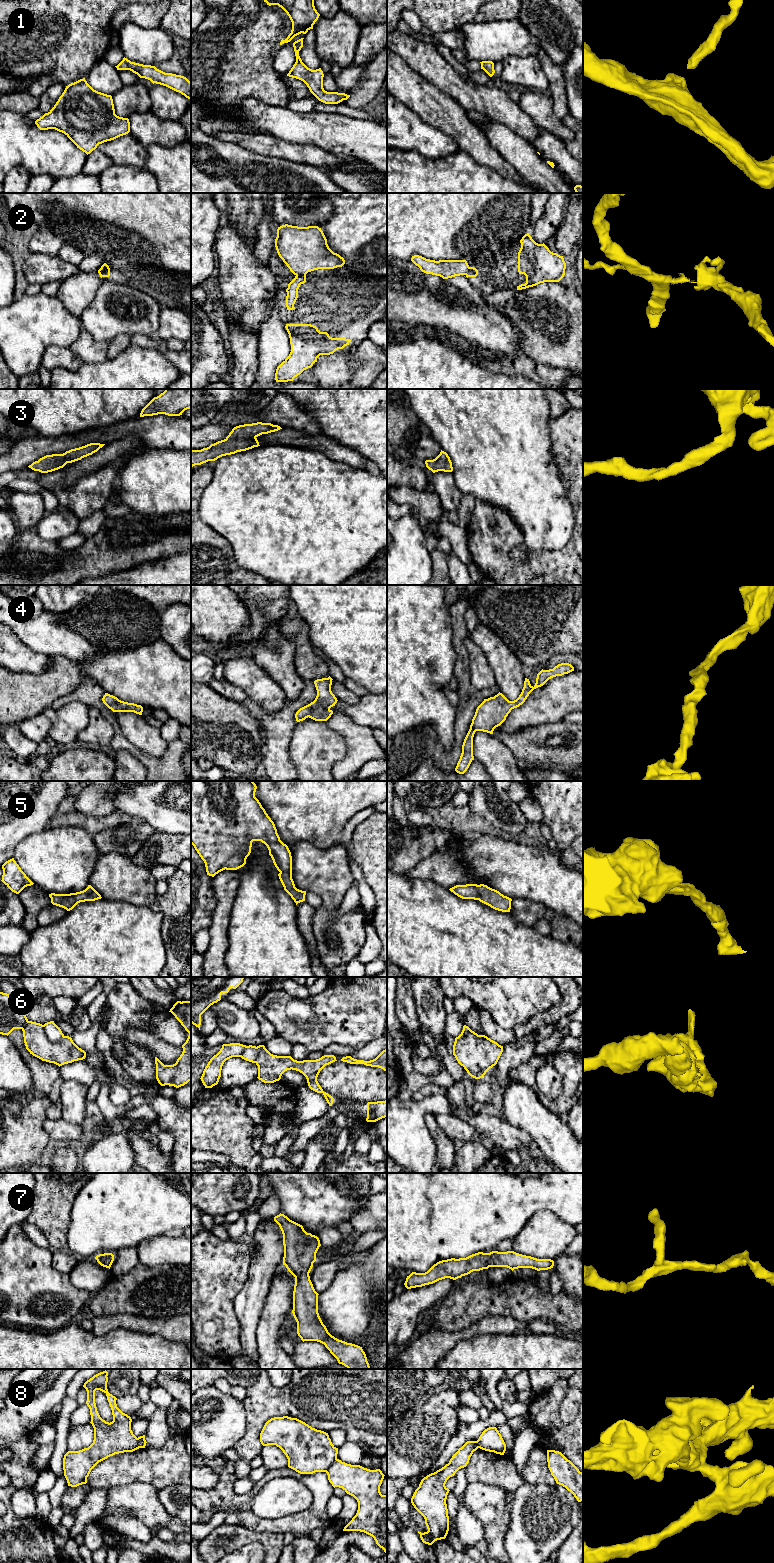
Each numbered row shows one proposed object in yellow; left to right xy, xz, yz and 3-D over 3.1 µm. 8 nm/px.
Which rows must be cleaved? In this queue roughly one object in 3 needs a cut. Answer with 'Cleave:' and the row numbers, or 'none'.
Cleave: 2, 6, 8

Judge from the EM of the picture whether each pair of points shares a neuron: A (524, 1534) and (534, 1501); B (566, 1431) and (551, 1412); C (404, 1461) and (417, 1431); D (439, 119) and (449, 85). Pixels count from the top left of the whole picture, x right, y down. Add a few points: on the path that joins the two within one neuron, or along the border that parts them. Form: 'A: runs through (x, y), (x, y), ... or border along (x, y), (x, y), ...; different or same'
A: runs through (532, 1526), (534, 1524), (534, 1509); same
B: runs through (561, 1427), (551, 1417); same
C: runs through (404, 1454), (404, 1448), (414, 1438); same
D: border along (427, 81), (453, 98), (464, 110); different

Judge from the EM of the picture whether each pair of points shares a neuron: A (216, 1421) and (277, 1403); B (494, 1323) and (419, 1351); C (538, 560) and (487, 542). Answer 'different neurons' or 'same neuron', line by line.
A: different neurons
B: same neuron
C: same neuron

